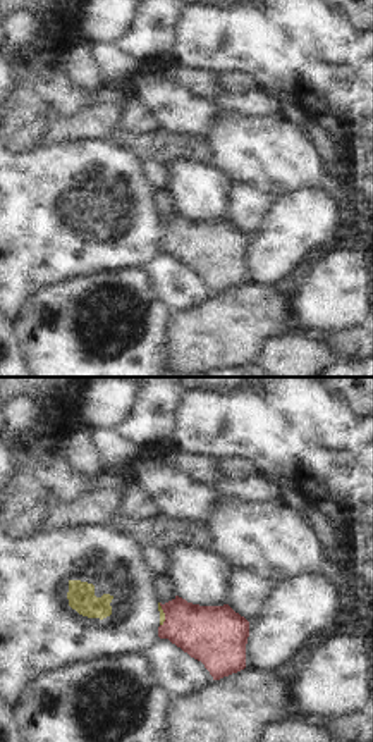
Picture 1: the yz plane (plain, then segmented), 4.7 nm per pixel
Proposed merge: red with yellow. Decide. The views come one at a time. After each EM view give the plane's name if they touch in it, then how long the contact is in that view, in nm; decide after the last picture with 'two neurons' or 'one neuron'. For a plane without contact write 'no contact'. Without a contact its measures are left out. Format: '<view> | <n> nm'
yz | 110 nm

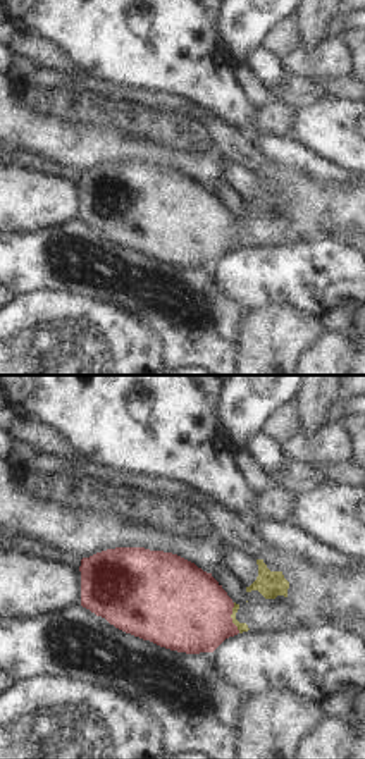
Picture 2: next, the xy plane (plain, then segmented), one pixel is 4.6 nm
xy | 150 nm

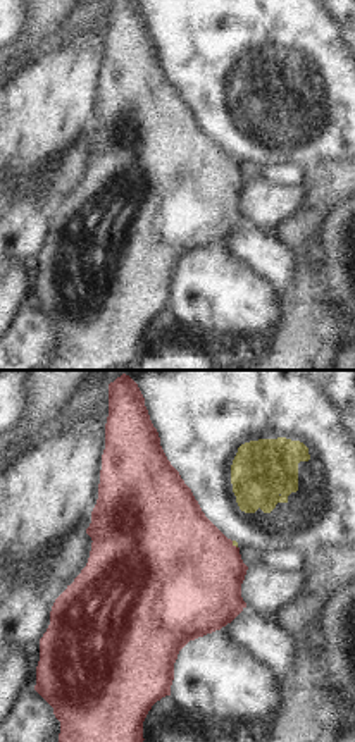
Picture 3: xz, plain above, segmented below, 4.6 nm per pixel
xz | 50 nm

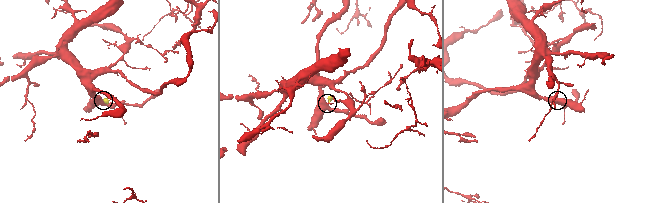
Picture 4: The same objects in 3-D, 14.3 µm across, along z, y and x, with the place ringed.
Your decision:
two neurons

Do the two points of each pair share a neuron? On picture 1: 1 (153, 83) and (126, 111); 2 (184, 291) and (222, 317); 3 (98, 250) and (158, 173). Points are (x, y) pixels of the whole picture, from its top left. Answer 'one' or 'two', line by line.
1: two
2: two
3: two

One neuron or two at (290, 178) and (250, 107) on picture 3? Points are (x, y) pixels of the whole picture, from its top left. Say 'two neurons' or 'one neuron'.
two neurons

